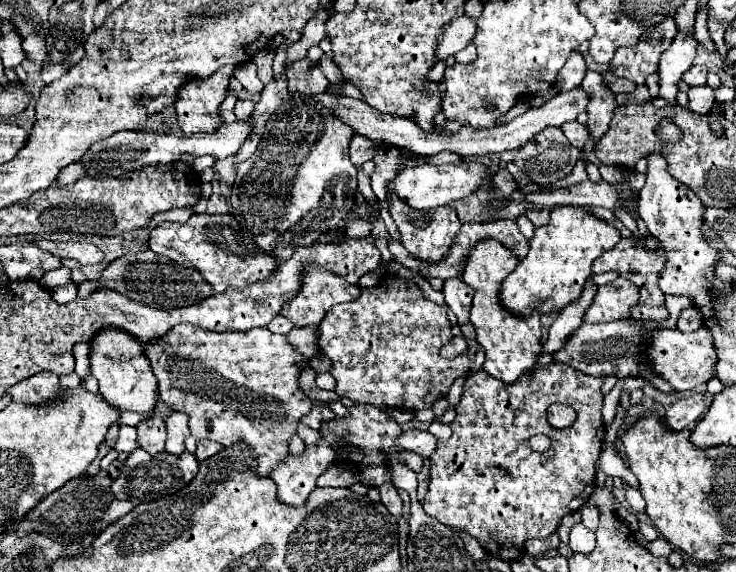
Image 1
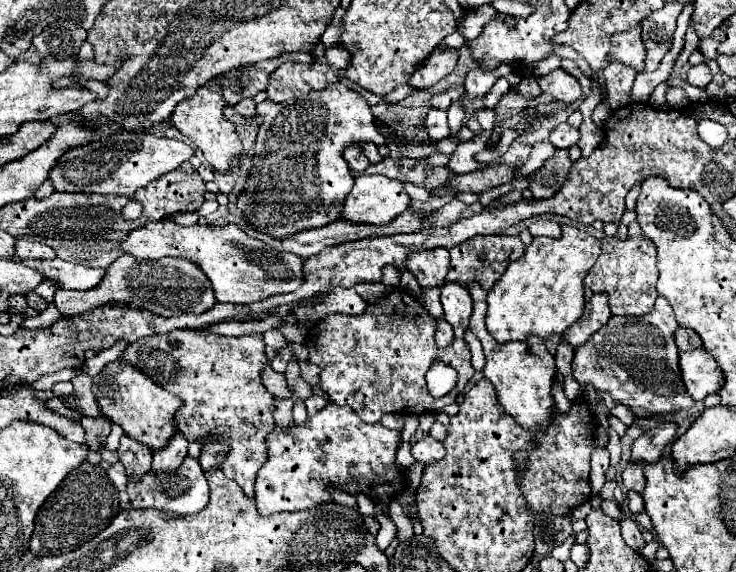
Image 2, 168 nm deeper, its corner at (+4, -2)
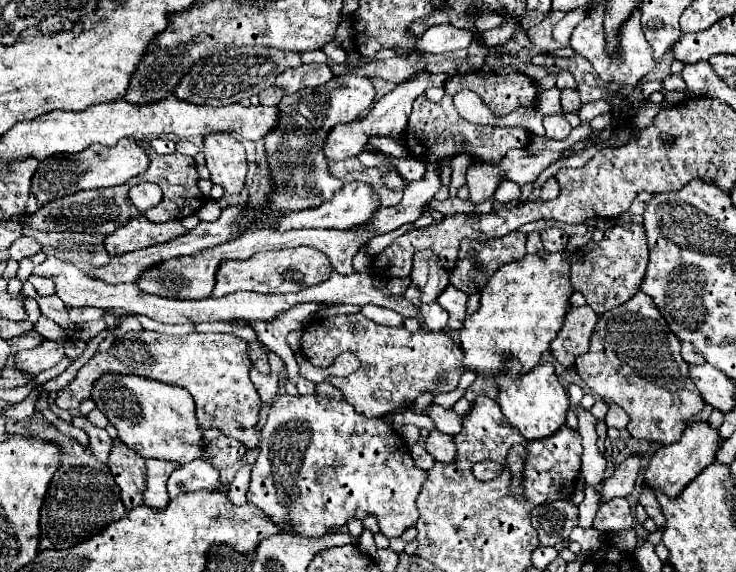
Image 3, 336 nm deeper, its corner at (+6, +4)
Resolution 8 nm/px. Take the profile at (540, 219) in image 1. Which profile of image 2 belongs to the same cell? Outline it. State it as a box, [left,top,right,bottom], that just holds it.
[528,218,562,238]

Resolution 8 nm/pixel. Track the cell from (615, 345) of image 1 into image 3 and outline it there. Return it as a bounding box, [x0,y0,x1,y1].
[576,292,704,442]

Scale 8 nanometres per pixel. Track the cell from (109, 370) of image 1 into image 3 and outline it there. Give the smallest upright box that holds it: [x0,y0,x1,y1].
[92,374,202,464]

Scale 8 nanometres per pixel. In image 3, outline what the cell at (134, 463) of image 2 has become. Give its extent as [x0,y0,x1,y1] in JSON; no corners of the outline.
[108,438,144,510]

